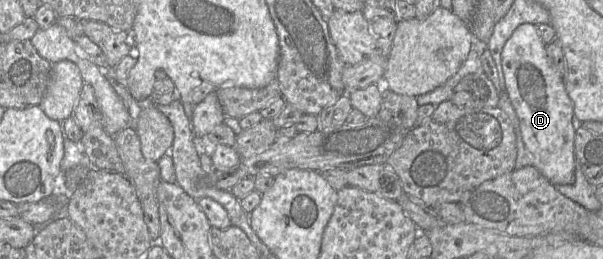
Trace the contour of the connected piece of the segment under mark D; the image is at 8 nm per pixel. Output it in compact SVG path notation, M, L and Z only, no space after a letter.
M529 23L518 26L506 41L501 53L506 92L514 107L526 149L532 155L533 166L554 186L572 184L575 180L575 134L579 127L573 103L565 83L546 54L537 26Z

